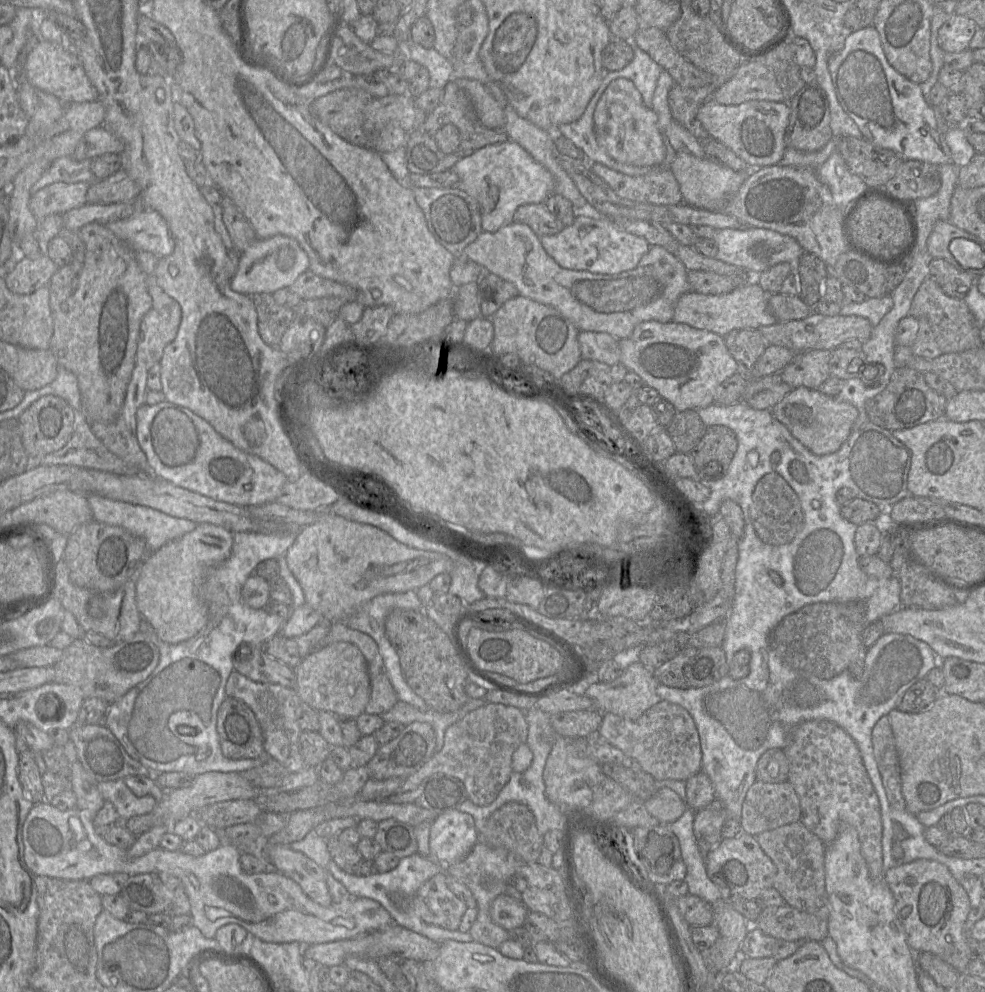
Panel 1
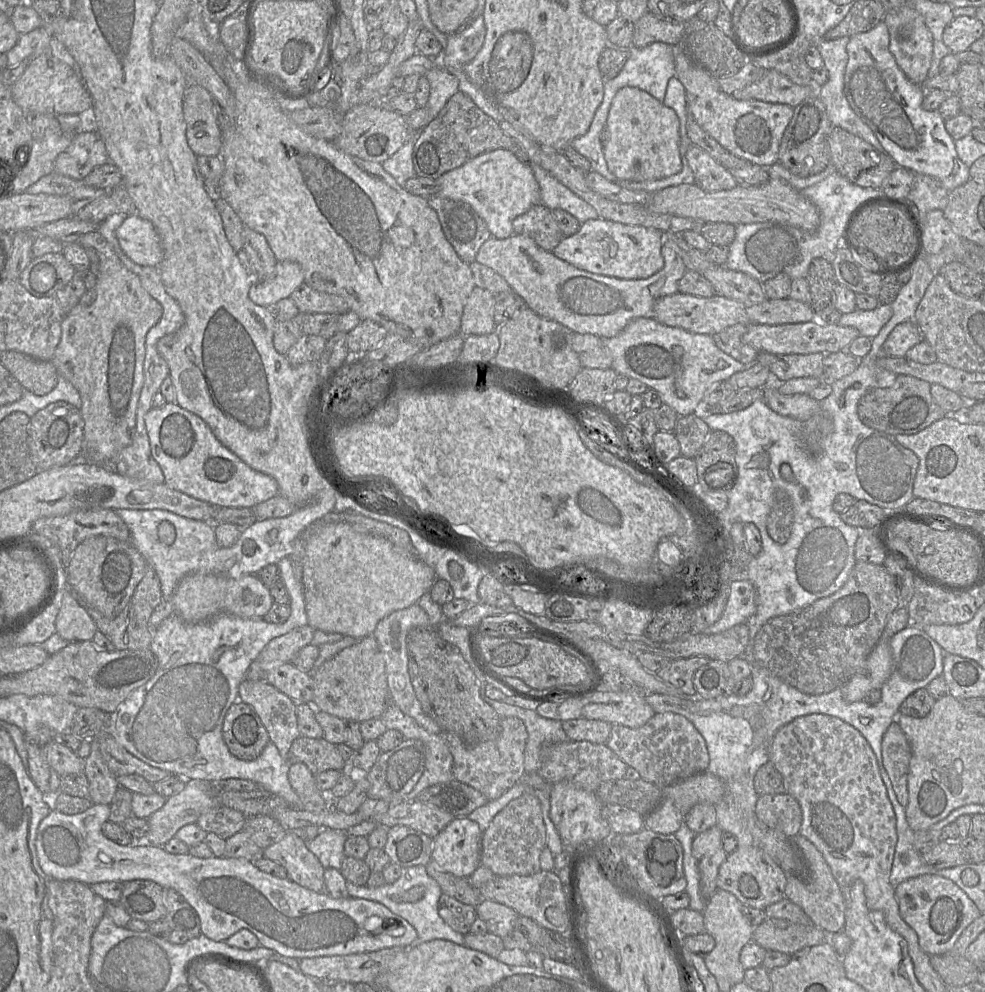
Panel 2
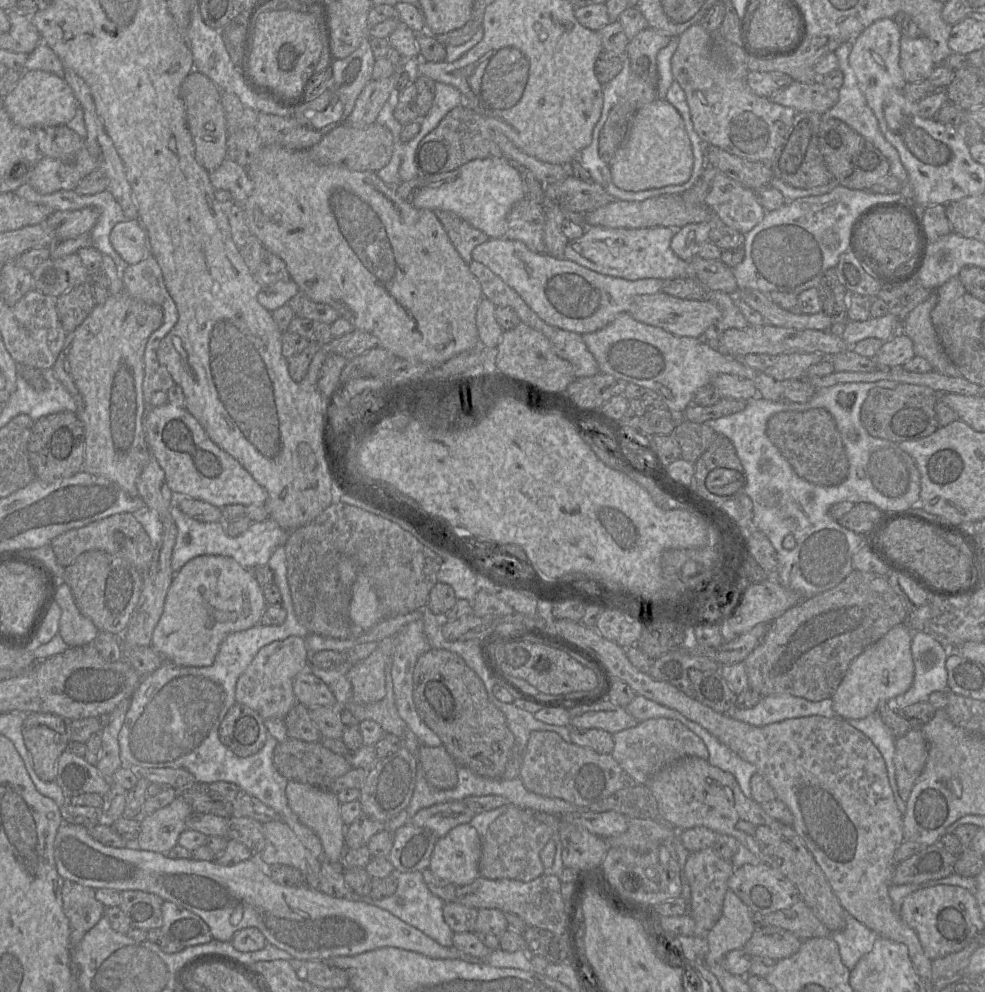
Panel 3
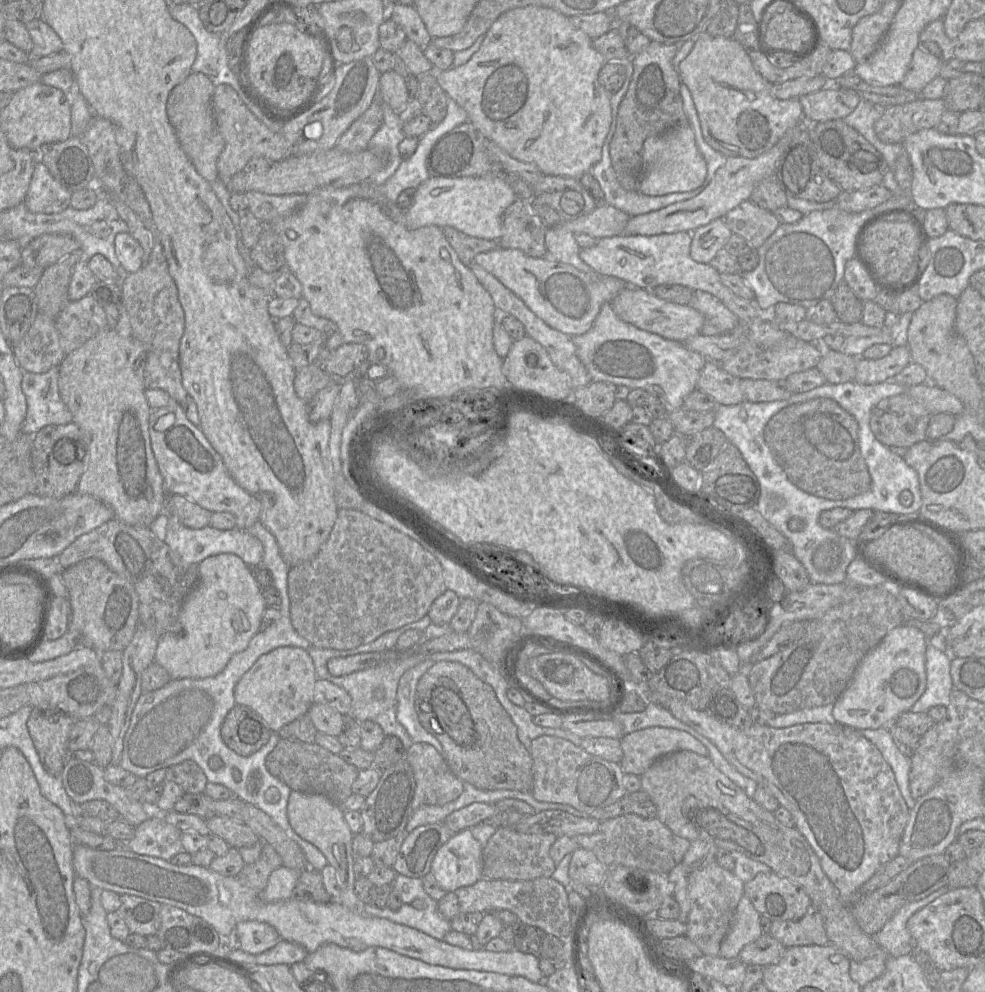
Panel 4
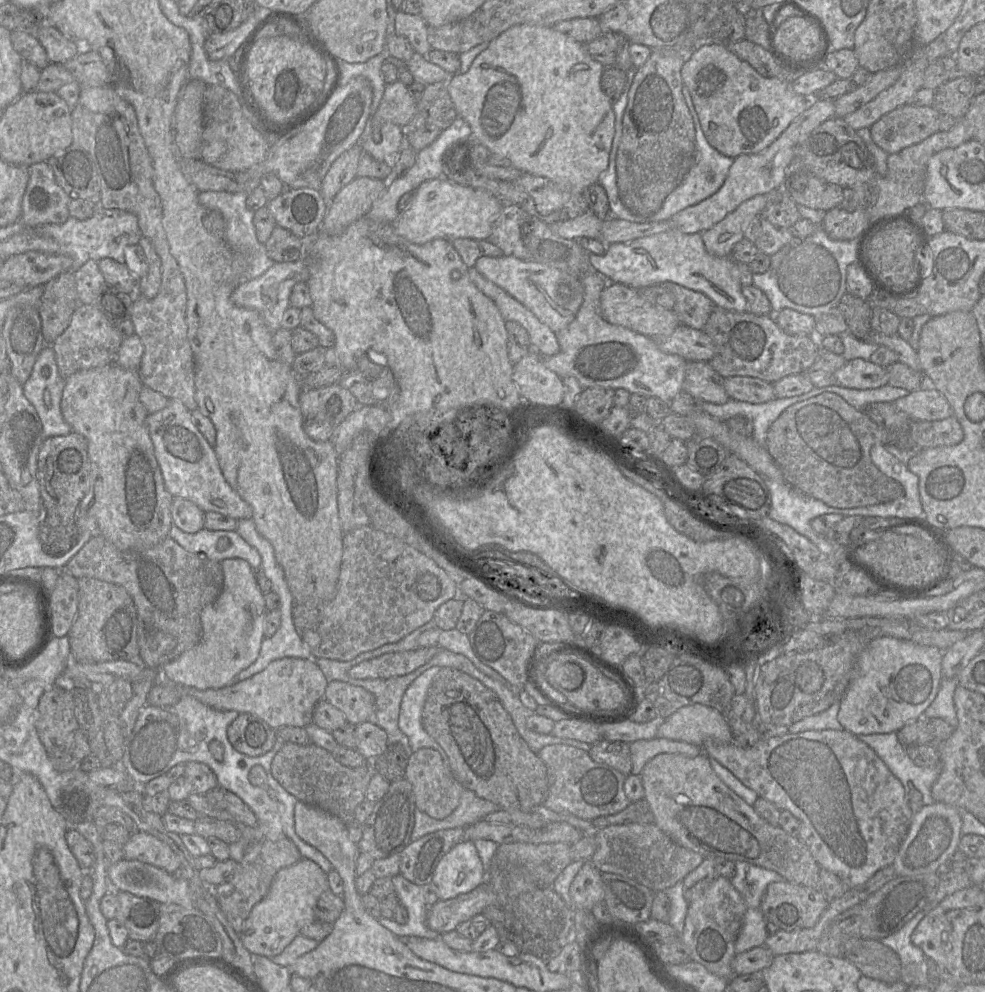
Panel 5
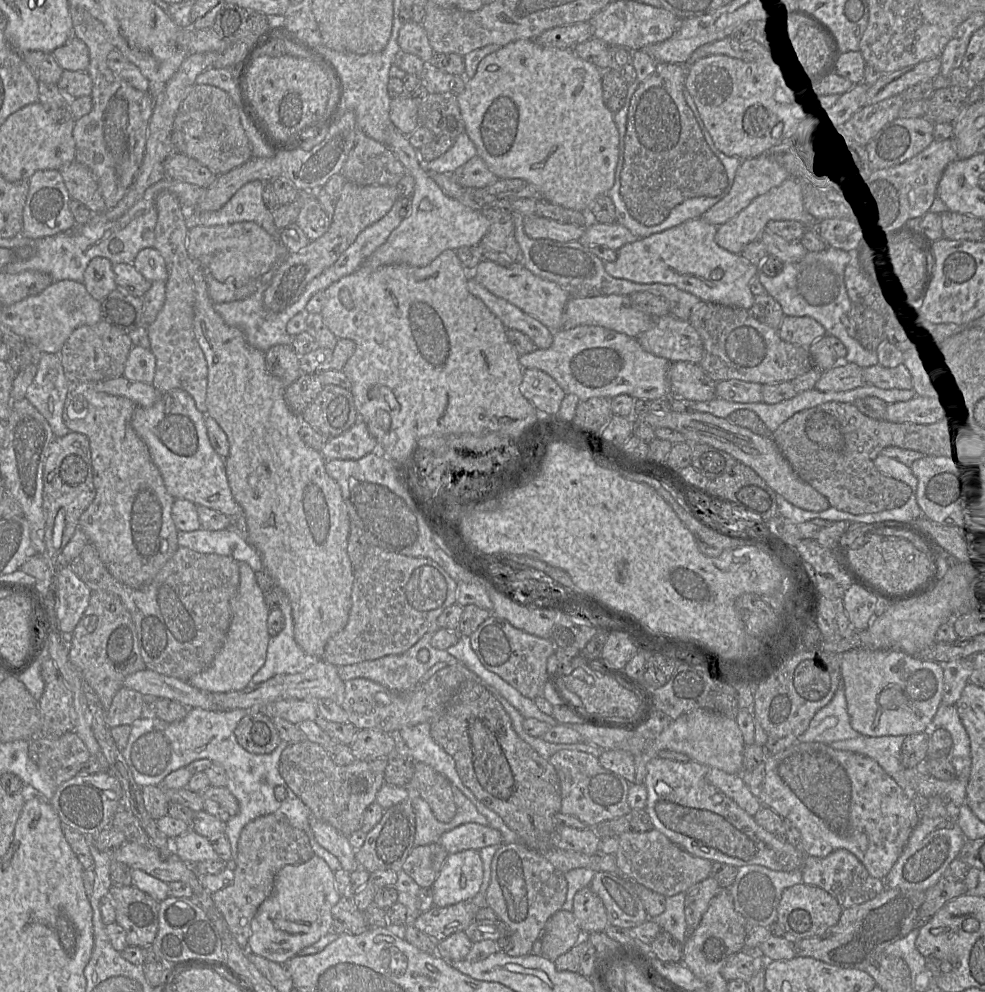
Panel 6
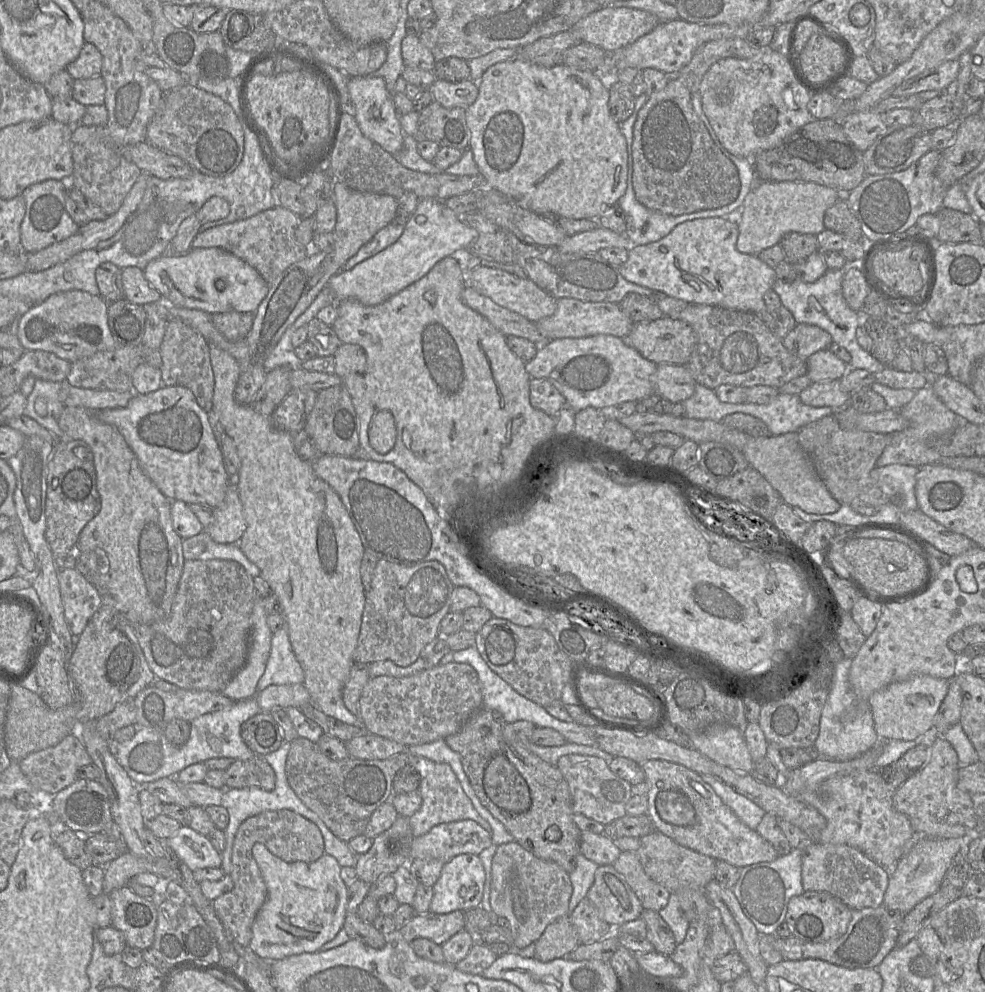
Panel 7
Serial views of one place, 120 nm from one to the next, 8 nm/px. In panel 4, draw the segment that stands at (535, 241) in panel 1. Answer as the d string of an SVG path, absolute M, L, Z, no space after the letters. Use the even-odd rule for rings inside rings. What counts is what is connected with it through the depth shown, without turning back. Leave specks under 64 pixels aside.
M723 218L715 219L692 232L690 256L700 263L710 263L732 235ZM500 246L495 250L477 254L474 261L518 296L549 327L571 337L588 332L602 305L611 303L627 287L617 277L602 276L597 272L585 273L550 257L529 256L520 249Z

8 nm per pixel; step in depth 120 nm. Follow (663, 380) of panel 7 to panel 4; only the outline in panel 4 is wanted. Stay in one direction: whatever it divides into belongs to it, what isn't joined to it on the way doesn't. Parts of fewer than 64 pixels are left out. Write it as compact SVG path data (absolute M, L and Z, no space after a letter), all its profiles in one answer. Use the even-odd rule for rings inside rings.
M707 360L700 371L697 389L713 397L718 405L736 405L745 400L741 379L724 371L719 363Z

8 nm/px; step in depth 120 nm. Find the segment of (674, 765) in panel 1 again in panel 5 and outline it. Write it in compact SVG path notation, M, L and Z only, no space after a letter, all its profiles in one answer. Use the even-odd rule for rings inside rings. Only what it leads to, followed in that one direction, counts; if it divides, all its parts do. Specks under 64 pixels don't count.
M658 737L634 741L629 747L632 761L631 774L634 775L640 775L645 765L661 753L679 753L689 757L704 753L703 748L695 744Z

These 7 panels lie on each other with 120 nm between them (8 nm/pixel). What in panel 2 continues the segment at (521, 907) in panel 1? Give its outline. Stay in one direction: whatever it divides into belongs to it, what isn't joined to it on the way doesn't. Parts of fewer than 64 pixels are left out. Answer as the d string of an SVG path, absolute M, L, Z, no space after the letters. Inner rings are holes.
M481 900L475 911L477 918L485 923L487 931L500 938L515 928L519 916L513 909L490 900Z

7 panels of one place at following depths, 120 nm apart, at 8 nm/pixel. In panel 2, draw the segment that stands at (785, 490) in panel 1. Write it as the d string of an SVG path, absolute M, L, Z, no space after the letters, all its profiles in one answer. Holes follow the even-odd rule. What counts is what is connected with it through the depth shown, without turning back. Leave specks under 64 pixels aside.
M778 490L766 521L767 531L774 542L785 544L788 541L793 521L792 501L784 490Z

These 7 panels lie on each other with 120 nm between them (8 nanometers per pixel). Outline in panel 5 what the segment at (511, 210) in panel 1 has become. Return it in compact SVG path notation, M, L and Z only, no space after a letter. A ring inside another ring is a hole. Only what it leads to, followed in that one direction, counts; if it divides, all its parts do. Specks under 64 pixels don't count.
M446 178L423 182L413 193L408 210L394 225L397 234L422 245L435 239L453 241L458 238L487 240L504 204L491 193L463 186Z

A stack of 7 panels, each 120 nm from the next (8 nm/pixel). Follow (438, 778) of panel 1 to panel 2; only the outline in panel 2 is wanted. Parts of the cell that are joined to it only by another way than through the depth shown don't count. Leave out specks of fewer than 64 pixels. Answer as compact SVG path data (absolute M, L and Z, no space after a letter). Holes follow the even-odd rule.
M455 779L427 787L417 800L434 805L455 818L466 817L489 802L483 794Z

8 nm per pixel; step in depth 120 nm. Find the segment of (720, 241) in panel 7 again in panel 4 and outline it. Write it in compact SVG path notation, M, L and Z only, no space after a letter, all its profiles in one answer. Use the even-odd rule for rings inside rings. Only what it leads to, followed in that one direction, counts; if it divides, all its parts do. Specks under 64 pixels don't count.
M680 231L674 233L663 233L651 236L645 235L619 235L599 239L596 244L589 248L581 248L580 258L588 264L595 272L602 276L614 276L623 280L627 286L653 290L659 285L679 284L692 290L701 290L717 297L739 320L751 320L761 313L754 301L745 300L735 295L720 280L720 273L709 263L700 263L690 256L692 232Z

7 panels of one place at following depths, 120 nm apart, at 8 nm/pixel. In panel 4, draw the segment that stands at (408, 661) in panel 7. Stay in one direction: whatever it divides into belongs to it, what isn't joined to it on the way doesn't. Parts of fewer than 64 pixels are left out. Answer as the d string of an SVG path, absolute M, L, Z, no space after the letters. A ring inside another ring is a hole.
M339 509L337 519L327 541L319 552L309 561L290 566L288 573L288 595L290 600L290 618L296 632L320 649L349 650L375 641L389 631L396 630L428 615L432 603L447 590L443 578L443 569L438 560L410 537L396 531L386 524L372 519L358 510Z

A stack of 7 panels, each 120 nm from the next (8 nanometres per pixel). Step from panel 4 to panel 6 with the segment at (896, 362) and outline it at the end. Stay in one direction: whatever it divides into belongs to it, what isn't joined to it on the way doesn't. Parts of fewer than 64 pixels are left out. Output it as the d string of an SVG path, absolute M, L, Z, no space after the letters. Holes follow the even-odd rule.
M839 361L833 368L824 371L815 385L819 391L843 392L868 385L863 368L854 363Z

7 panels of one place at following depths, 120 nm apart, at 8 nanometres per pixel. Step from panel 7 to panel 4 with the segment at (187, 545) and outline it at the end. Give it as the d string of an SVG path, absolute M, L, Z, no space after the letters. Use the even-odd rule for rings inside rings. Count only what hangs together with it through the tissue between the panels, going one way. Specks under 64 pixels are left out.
M164 511L154 519L149 528L159 540L164 541L175 554L189 564L198 565L209 556L233 553L249 567L262 565L263 545L247 530L239 528L219 530L210 525L200 529L192 529L182 525L175 515L168 515Z

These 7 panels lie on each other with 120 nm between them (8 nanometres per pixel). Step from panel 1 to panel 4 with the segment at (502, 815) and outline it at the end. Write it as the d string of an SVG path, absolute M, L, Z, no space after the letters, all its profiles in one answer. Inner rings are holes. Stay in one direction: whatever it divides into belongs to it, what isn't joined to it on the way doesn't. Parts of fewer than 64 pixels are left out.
M498 827L483 847L483 878L524 881L552 877L557 865L549 852L556 839L554 834L527 834L511 827Z

